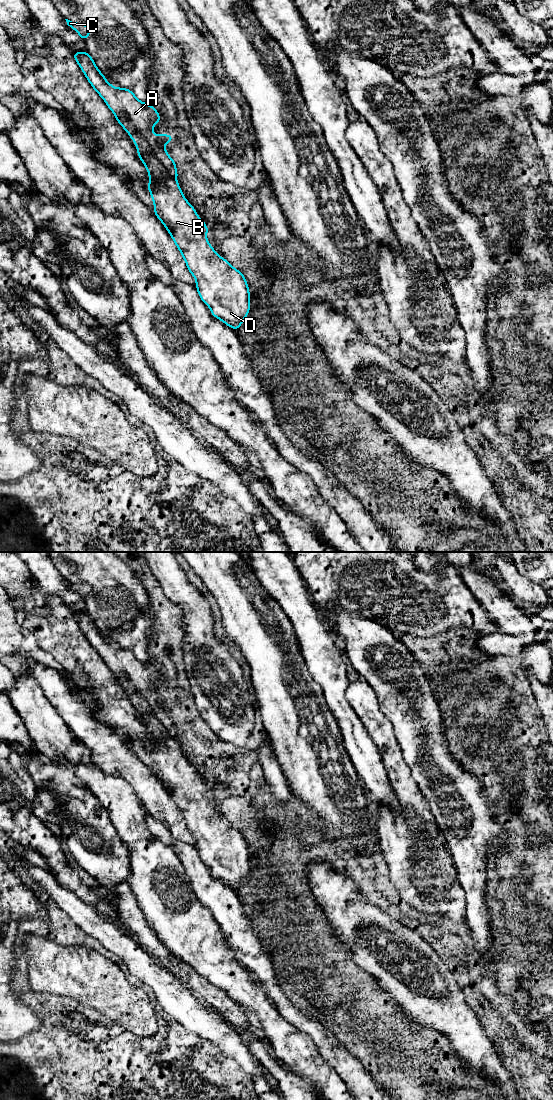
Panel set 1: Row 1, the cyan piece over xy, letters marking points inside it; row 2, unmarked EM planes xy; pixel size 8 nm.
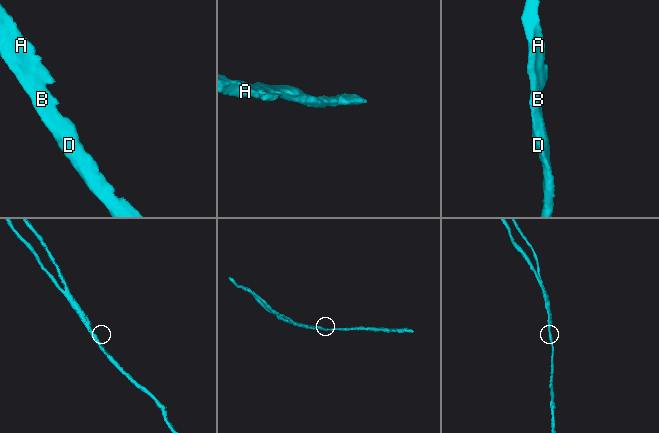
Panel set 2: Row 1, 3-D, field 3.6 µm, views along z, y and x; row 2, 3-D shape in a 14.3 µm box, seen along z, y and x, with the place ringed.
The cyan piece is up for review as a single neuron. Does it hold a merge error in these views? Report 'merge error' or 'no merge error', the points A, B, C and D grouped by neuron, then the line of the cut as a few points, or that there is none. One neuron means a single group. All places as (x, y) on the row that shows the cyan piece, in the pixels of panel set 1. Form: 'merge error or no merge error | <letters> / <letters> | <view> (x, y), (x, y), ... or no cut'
merge error | A C / B D | xy (139, 155), (147, 161), (160, 163), (165, 171), (175, 179)

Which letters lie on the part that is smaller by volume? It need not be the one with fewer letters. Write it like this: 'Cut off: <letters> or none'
Cut off: A, C

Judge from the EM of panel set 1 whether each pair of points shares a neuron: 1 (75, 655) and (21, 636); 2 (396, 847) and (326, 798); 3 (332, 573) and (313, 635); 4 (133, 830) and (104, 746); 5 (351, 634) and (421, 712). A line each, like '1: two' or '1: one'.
1: two
2: two
3: two
4: two
5: one

